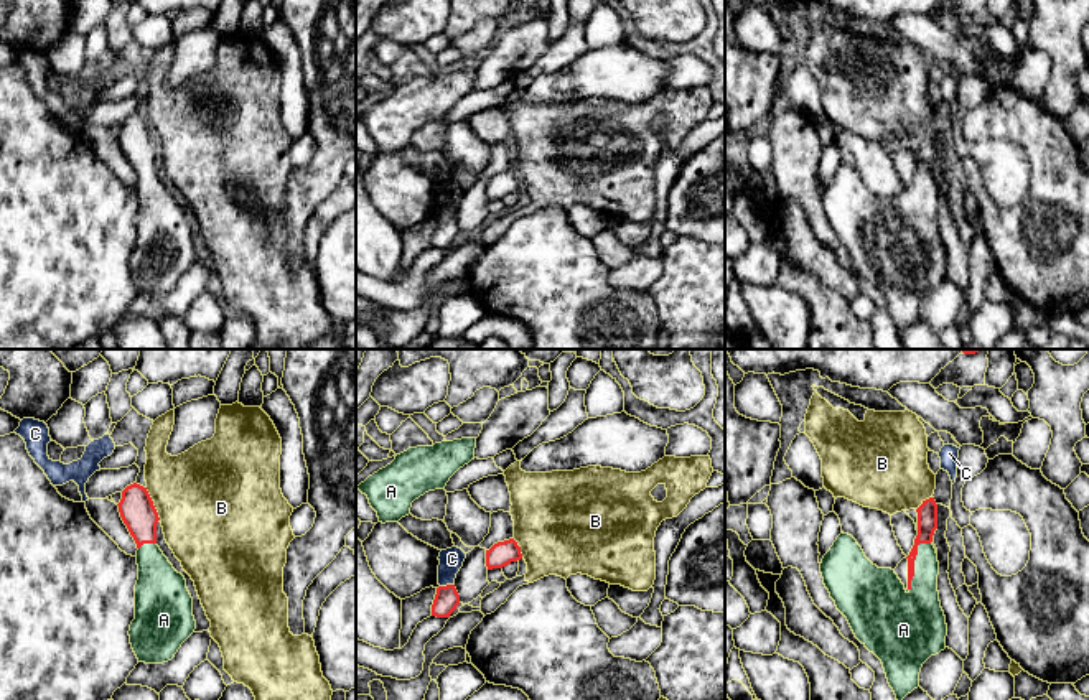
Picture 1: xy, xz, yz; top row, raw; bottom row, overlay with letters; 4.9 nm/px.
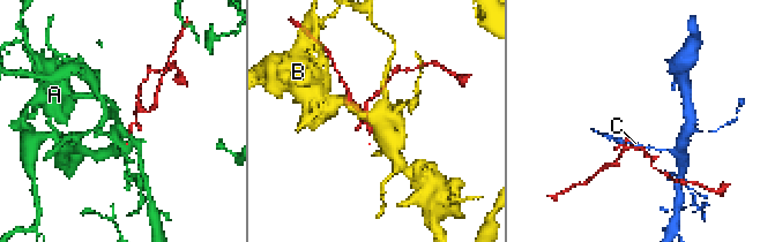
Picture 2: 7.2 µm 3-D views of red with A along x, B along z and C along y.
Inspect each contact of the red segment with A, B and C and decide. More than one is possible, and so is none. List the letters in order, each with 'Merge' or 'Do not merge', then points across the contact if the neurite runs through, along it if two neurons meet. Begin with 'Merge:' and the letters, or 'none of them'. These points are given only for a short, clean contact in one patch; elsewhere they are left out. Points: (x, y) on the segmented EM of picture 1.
Merge: A
A: Merge. Path across: yz (926, 513), (925, 537), (913, 562), (908, 597), (875, 597)
B: Do not merge. Boundary: xy (145, 486), (160, 519)
C: Do not merge. Boundary: xz (453, 583), (440, 587)

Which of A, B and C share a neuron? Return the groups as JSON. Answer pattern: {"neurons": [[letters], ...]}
{"neurons": [["A"], ["B"], ["C"]]}

